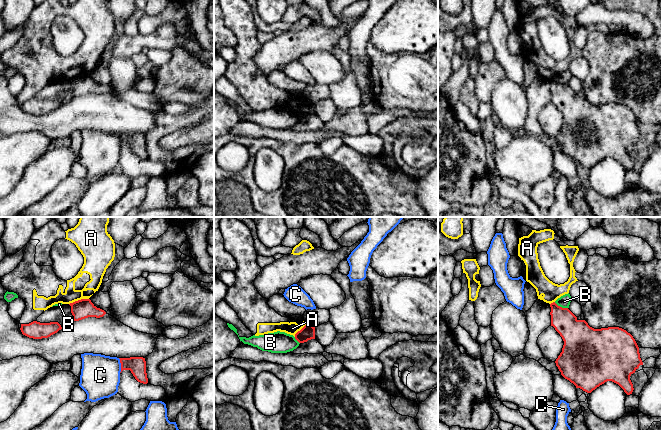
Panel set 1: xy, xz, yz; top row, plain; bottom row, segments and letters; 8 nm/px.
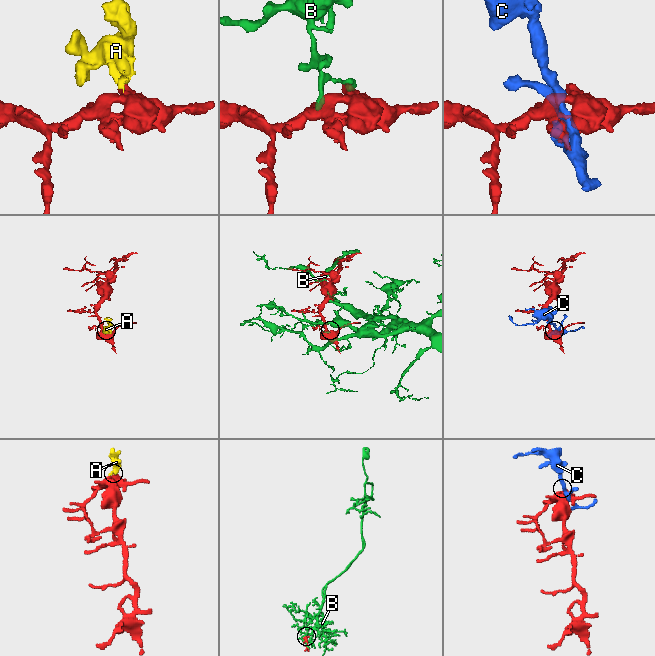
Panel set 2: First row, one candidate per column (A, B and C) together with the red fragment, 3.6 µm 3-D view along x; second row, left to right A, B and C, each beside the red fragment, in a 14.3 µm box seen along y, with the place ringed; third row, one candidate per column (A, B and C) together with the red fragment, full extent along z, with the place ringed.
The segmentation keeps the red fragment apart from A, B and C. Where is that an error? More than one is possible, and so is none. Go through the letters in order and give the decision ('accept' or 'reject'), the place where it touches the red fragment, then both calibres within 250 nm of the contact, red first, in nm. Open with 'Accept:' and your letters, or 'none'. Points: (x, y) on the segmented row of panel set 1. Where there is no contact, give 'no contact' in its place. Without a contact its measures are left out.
Accept: none
A: reject; meets red in xy at (78, 300); 160 nm thick on the red side, 120 nm on the other
B: reject; meets red in yz at (561, 307); 240 nm thick on the red side, 100 nm on the other
C: reject; meets red in xy at (121, 365); 140 nm thick on the red side, 320 nm on the other

